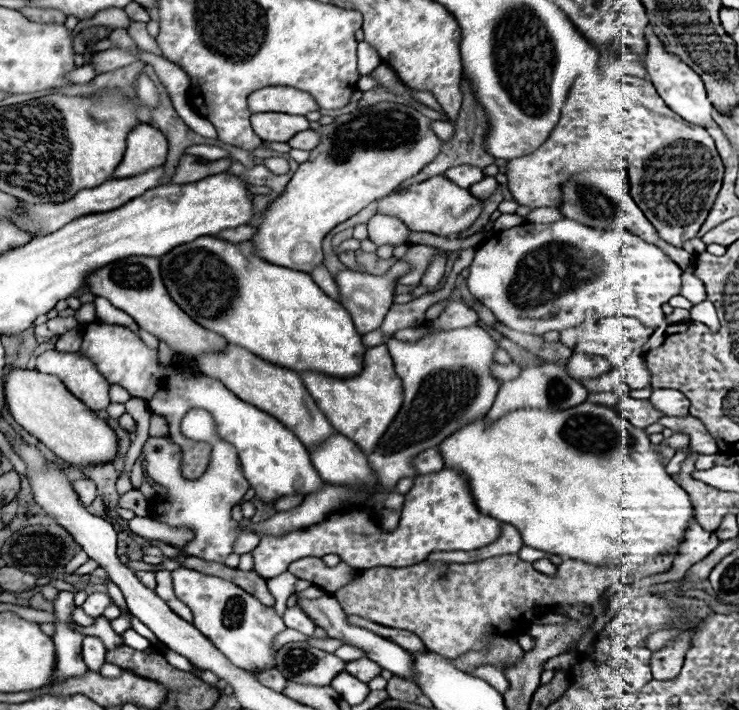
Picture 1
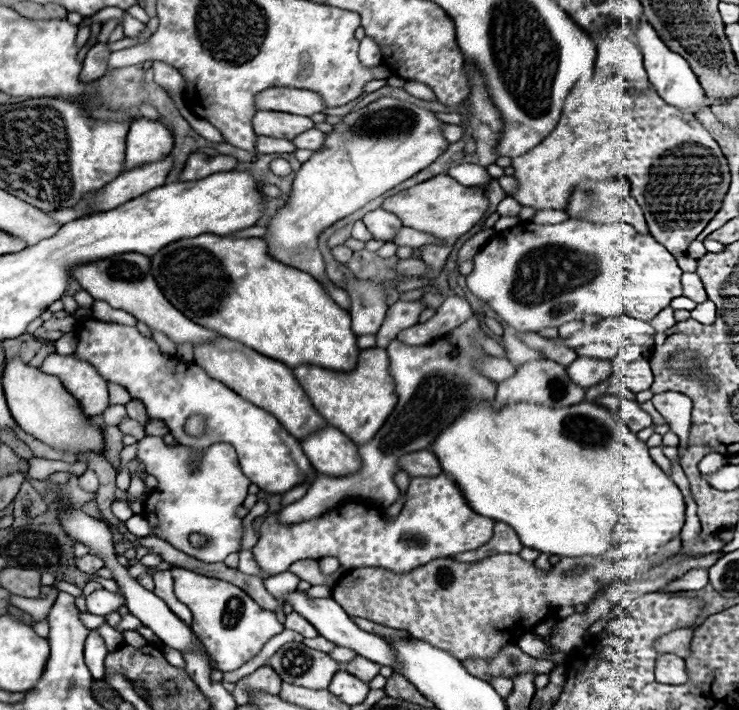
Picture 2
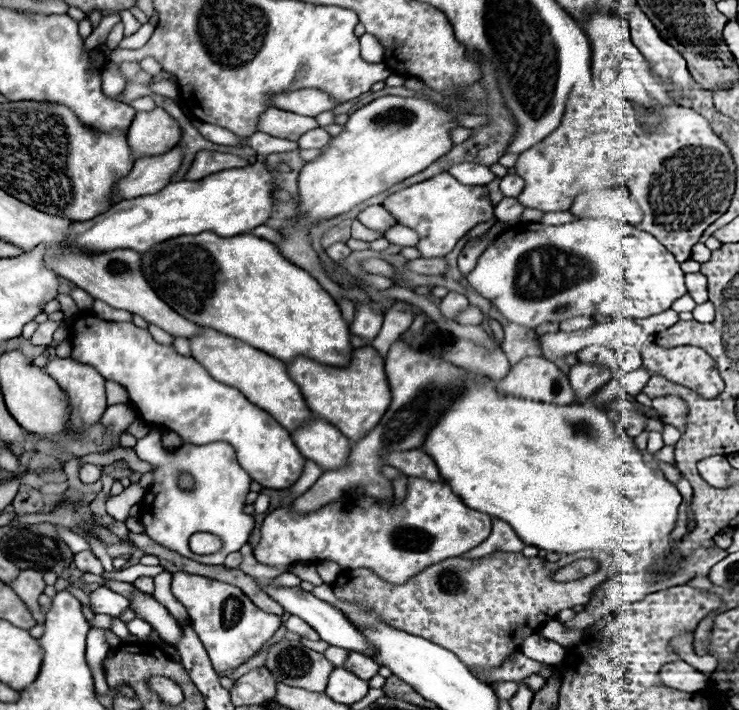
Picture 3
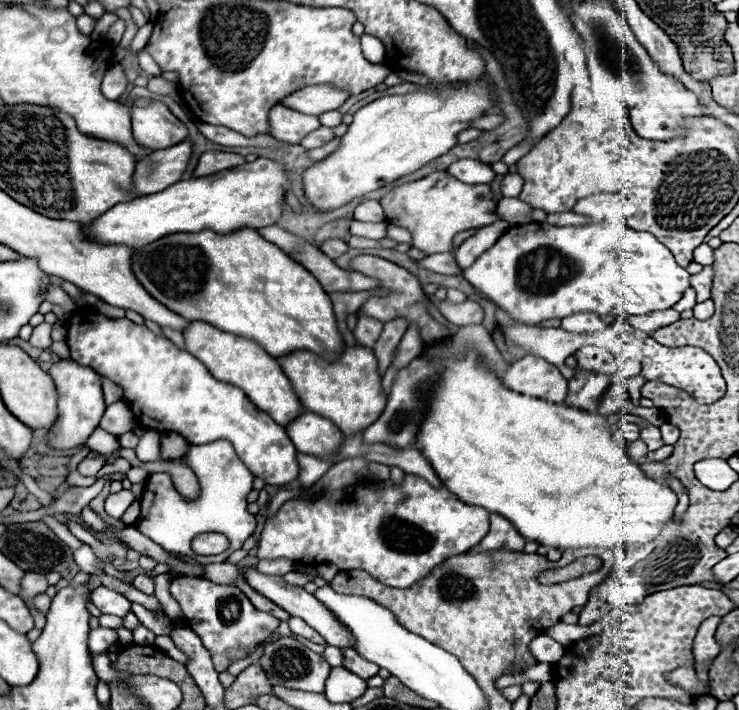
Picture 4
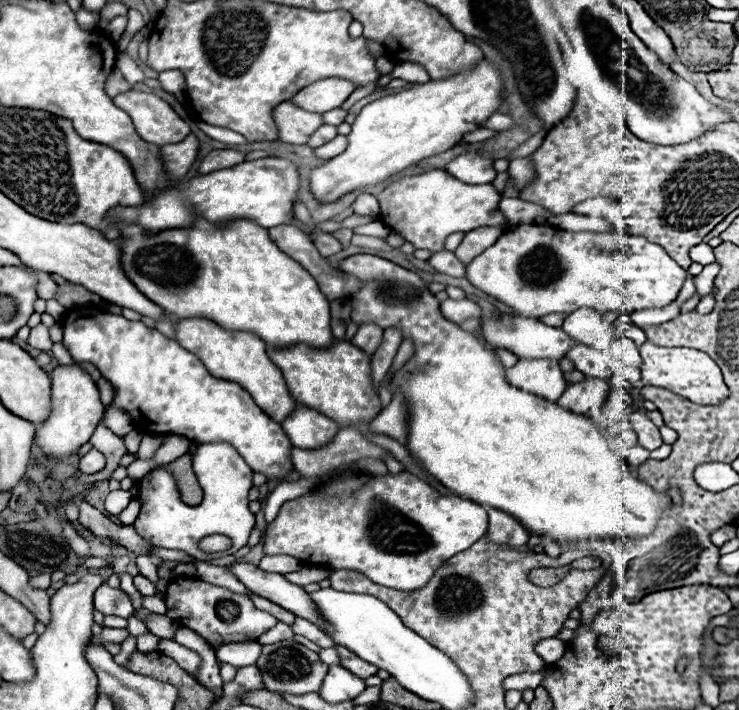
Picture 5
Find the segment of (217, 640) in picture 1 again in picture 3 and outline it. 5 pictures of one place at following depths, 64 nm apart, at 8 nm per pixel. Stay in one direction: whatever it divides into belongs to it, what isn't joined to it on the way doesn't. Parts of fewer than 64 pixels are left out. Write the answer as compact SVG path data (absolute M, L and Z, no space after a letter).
M176 572L172 578L172 592L188 610L190 626L194 628L204 648L208 650L208 656L216 672L224 672L240 666L268 638L274 636L274 632L280 628L282 622L278 616L256 608L240 588L220 580Z

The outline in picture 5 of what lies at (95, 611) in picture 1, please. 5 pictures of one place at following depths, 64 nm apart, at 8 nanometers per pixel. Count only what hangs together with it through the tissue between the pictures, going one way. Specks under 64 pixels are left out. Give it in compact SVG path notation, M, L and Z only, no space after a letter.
M102 584L96 594L94 594L94 608L102 612L104 616L120 616L120 618L130 618L134 614L132 600L128 598L126 592L120 588L112 588L108 584Z

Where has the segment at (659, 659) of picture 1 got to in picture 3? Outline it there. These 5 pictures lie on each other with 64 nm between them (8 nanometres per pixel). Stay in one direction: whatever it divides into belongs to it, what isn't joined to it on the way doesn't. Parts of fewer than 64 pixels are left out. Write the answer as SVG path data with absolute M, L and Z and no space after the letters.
M684 660L666 664L658 676L664 686L670 686L682 692L700 692L708 686L708 678L698 670L694 670L690 664L686 664Z

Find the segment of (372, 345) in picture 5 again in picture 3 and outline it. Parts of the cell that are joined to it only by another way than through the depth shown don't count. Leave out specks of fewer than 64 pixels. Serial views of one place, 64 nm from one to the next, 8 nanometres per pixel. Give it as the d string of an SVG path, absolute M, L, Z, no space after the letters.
M370 302L356 306L356 318L350 326L352 334L364 338L370 344L376 338L376 334L380 332L380 328L382 328L382 316L370 308Z

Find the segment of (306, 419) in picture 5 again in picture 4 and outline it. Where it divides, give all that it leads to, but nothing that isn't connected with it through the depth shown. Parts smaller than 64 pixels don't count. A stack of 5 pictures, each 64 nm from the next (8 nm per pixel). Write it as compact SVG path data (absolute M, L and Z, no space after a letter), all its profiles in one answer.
M302 412L286 426L298 452L306 452L320 458L332 458L342 442L342 432L326 418L314 412Z

